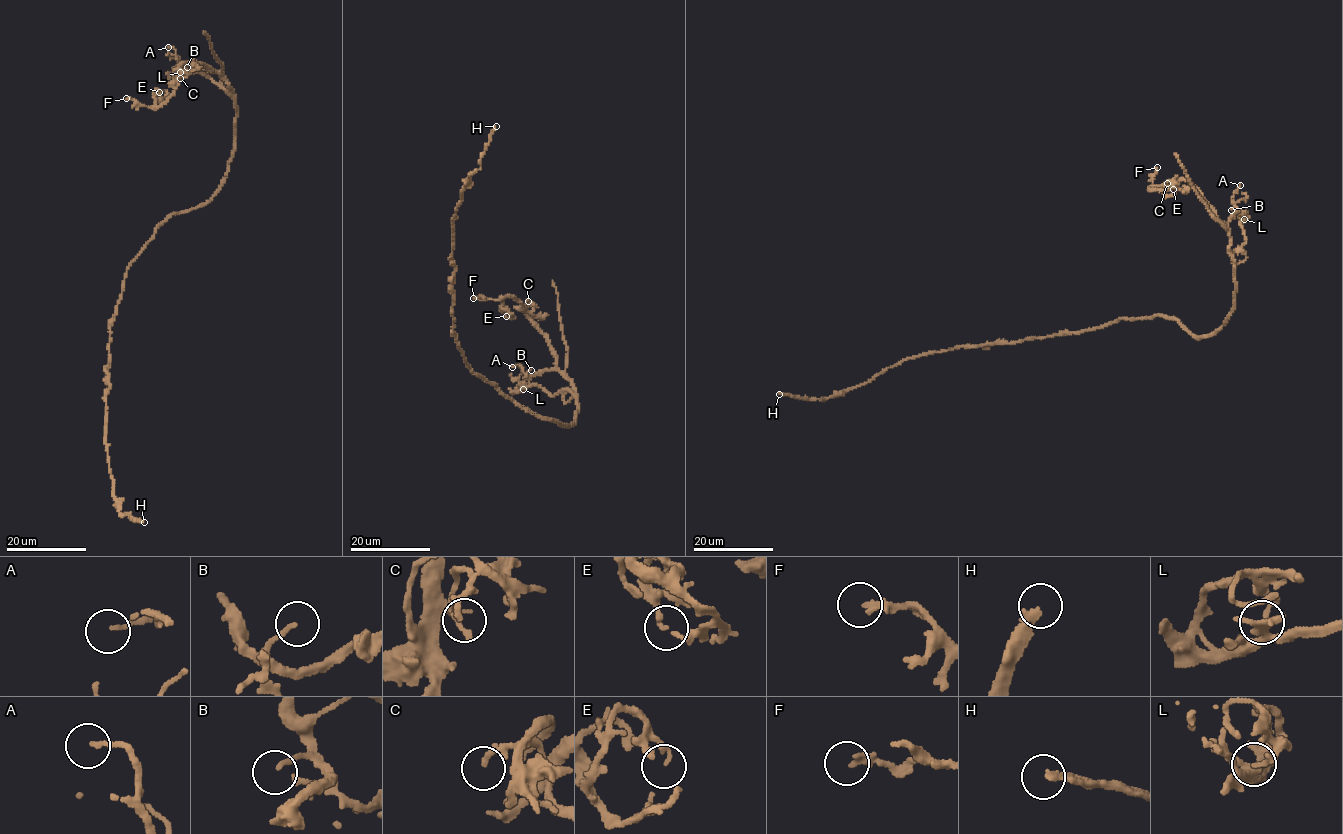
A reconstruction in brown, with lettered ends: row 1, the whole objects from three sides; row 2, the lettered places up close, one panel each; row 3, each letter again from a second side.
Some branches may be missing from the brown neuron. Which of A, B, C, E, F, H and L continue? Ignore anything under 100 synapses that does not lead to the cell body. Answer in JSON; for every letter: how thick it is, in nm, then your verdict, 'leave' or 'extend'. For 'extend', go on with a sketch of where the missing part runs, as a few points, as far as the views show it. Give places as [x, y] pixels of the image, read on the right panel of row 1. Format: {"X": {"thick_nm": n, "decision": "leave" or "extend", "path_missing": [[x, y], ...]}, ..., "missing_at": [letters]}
{"A": {"thick_nm": 130, "decision": "leave"}, "B": {"thick_nm": 140, "decision": "leave"}, "C": {"thick_nm": 190, "decision": "leave"}, "E": {"thick_nm": 180, "decision": "leave"}, "F": {"thick_nm": 200, "decision": "leave"}, "H": {"thick_nm": 240, "decision": "extend", "path_missing": [[779, 394], [721, 378], [711, 338], [796, 144], [771, 89], [841, 83], [838, 113], [782, 115]]}, "L": {"thick_nm": 180, "decision": "leave"}, "missing_at": ["H"]}

